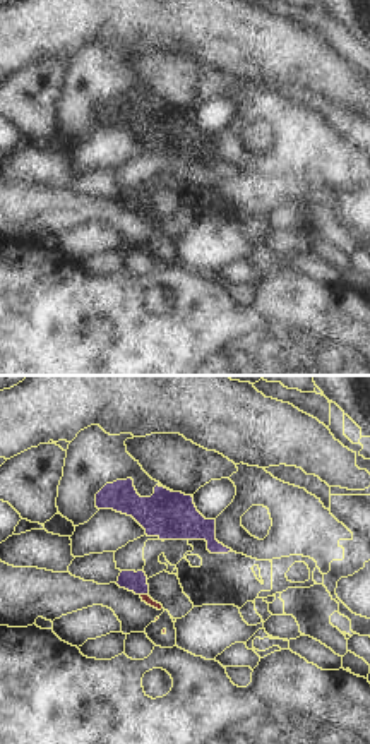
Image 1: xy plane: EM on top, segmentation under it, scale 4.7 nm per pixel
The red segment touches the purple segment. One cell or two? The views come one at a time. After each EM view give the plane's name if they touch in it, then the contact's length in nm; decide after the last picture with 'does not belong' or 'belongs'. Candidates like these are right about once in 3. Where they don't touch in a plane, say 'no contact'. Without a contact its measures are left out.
xy | 30 nm

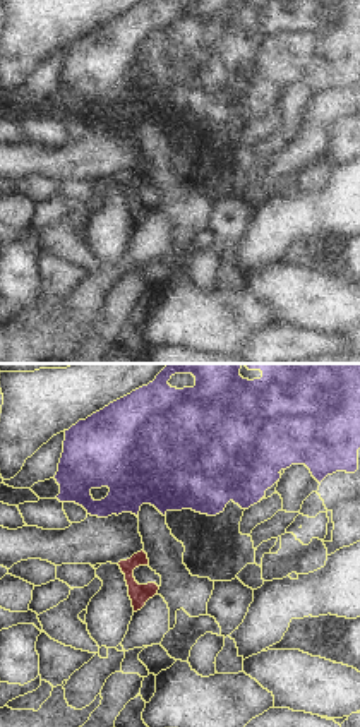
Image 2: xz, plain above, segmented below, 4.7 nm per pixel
no contact

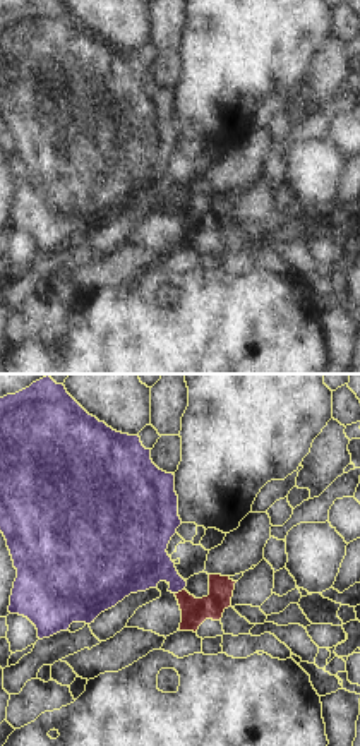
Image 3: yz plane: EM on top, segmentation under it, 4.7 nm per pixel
yz | 50 nm

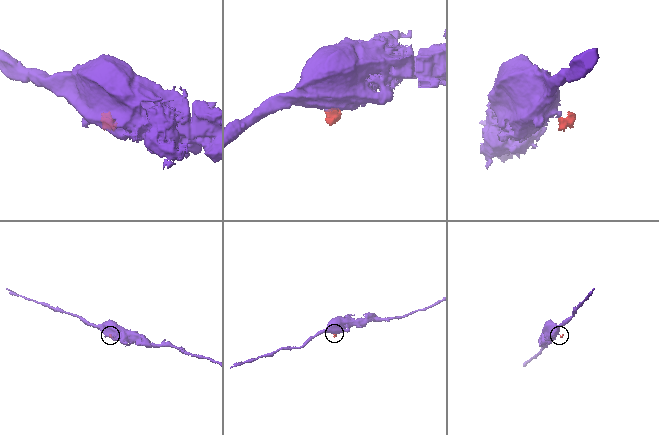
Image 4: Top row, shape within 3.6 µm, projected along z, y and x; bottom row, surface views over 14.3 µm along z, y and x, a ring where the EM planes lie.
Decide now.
does not belong

